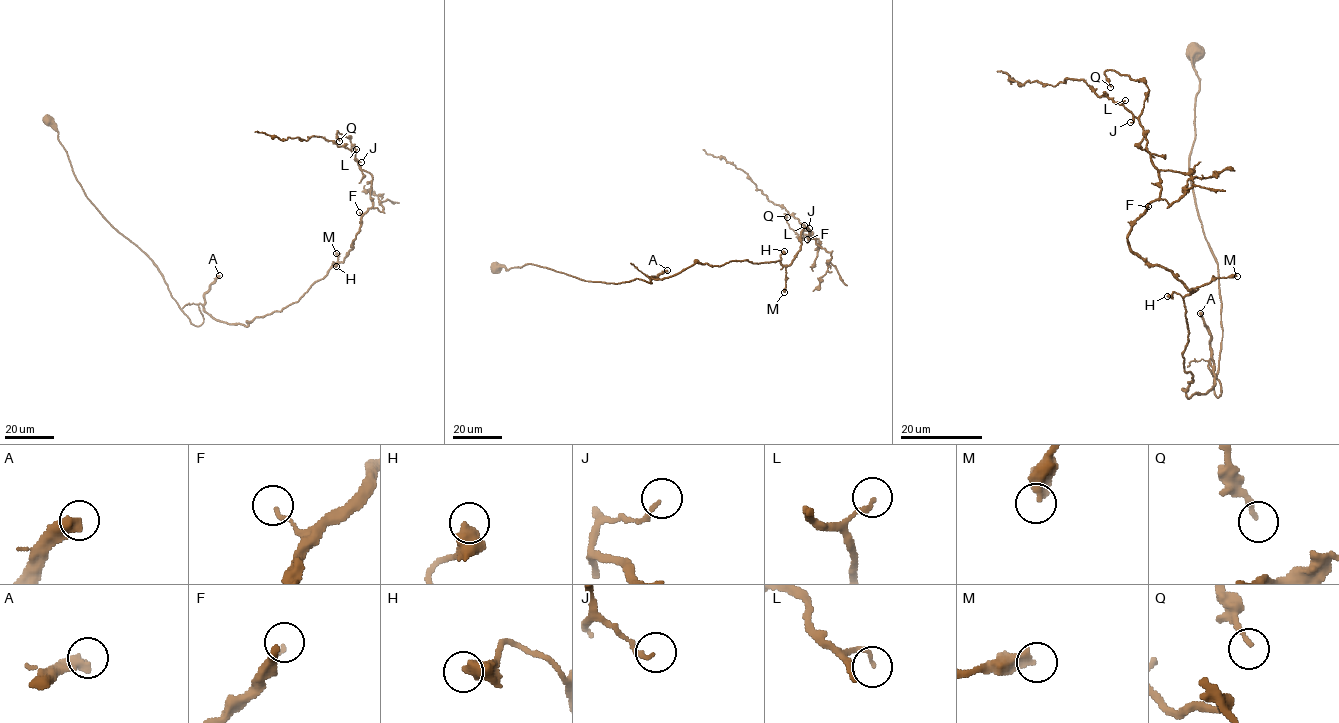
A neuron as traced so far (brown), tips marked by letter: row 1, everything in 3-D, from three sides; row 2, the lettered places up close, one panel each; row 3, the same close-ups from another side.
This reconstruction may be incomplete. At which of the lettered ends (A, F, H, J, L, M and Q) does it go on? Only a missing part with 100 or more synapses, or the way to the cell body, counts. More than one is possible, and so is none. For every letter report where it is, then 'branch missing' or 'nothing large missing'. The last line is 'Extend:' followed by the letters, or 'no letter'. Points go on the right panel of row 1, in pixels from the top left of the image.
A: place (1200, 313); branch missing
F: place (1148, 206); nothing large missing
H: place (1167, 296); nothing large missing
J: place (1130, 122); nothing large missing
L: place (1125, 100); nothing large missing
M: place (1237, 276); nothing large missing
Q: place (1110, 87); nothing large missing
Extend: A

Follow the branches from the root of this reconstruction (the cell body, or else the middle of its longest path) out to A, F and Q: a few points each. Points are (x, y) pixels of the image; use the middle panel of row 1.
A: (495, 268), (533, 264), (585, 281), (615, 284), (634, 279), (651, 282), (646, 275), (651, 278), (667, 270)
F: (495, 268), (651, 282), (696, 262), (788, 265), (806, 227), (807, 239)
Q: (495, 268), (617, 284), (696, 262), (788, 265), (804, 228), (820, 247), (787, 217)

